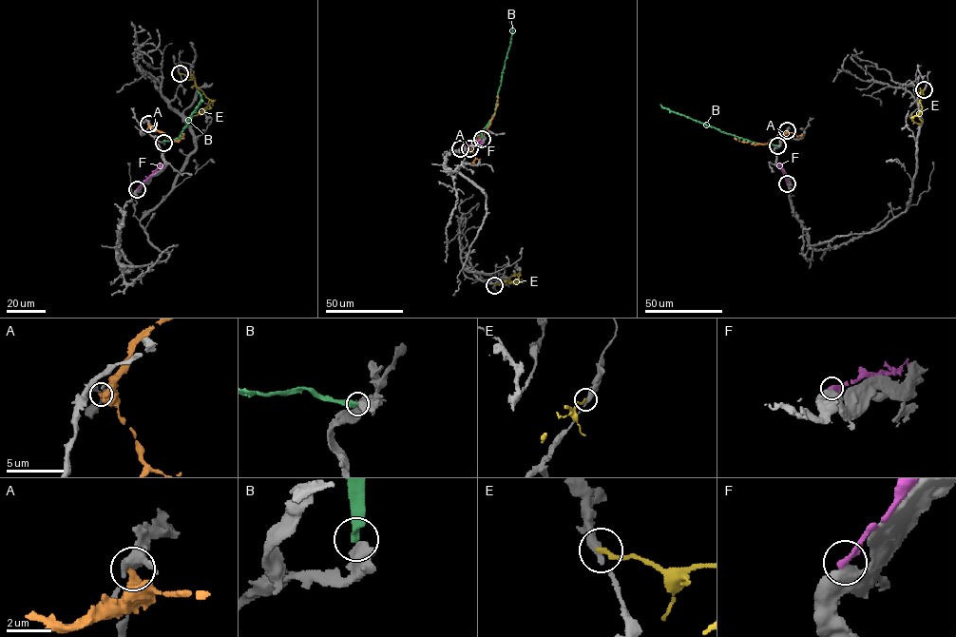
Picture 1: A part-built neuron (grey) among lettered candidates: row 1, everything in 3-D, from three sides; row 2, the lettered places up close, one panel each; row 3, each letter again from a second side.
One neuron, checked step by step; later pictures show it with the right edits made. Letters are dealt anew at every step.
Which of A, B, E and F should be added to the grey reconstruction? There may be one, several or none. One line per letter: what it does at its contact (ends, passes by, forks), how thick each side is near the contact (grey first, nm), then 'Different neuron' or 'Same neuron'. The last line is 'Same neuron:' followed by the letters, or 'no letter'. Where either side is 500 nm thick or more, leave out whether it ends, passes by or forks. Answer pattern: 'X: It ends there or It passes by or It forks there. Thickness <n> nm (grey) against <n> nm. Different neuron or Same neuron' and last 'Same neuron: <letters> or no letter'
A: It ends there. Thickness 380 nm (grey) against 440 nm. Different neuron
B: Thickness 600 nm (grey) against 420 nm. Different neuron
E: It ends there. Thickness 320 nm (grey) against 240 nm. Different neuron
F: Thickness 550 nm (grey) against 280 nm. Different neuron
Same neuron: no letter

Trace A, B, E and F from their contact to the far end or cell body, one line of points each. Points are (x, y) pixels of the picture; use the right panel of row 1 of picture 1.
A: (787, 130), (762, 144), (734, 139)
B: (777, 145), (753, 143), (720, 132), (663, 107), (660, 104)
E: (924, 89), (920, 92), (922, 109), (912, 119), (921, 124)
F: (786, 183), (780, 166), (782, 164)

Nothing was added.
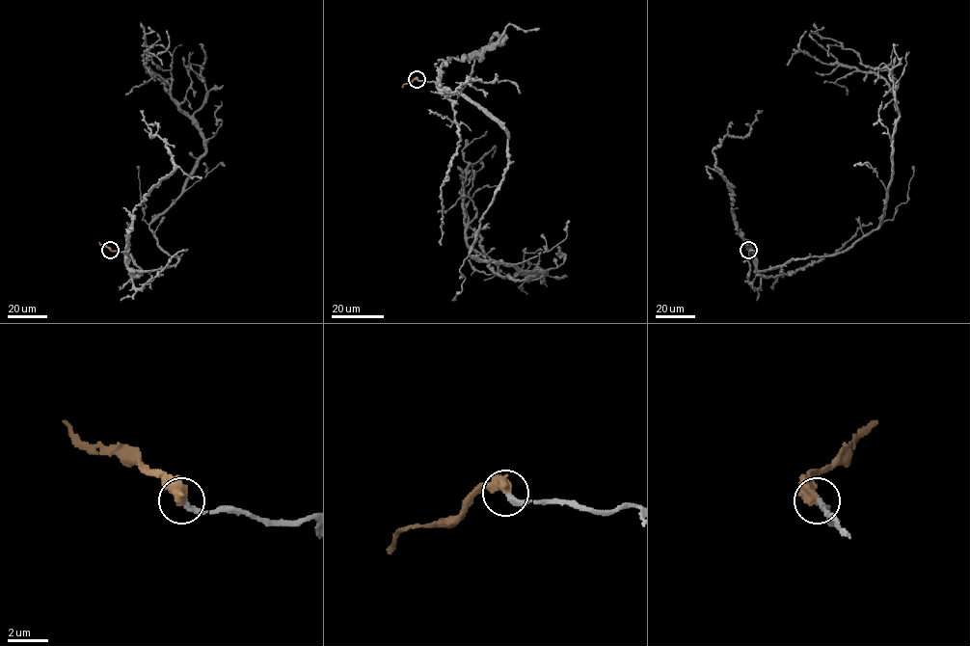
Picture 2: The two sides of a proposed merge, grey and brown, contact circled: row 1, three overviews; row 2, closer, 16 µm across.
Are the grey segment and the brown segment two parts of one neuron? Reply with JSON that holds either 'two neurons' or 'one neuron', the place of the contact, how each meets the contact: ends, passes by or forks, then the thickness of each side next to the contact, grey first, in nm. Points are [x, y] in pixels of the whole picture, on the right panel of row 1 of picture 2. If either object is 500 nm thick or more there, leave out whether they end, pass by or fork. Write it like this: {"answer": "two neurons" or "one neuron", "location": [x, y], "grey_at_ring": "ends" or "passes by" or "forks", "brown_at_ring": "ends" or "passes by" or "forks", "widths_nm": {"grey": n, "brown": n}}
{"answer": "one neuron", "location": [748, 250], "widths_nm": {"grey": 280, "brown": 550}}

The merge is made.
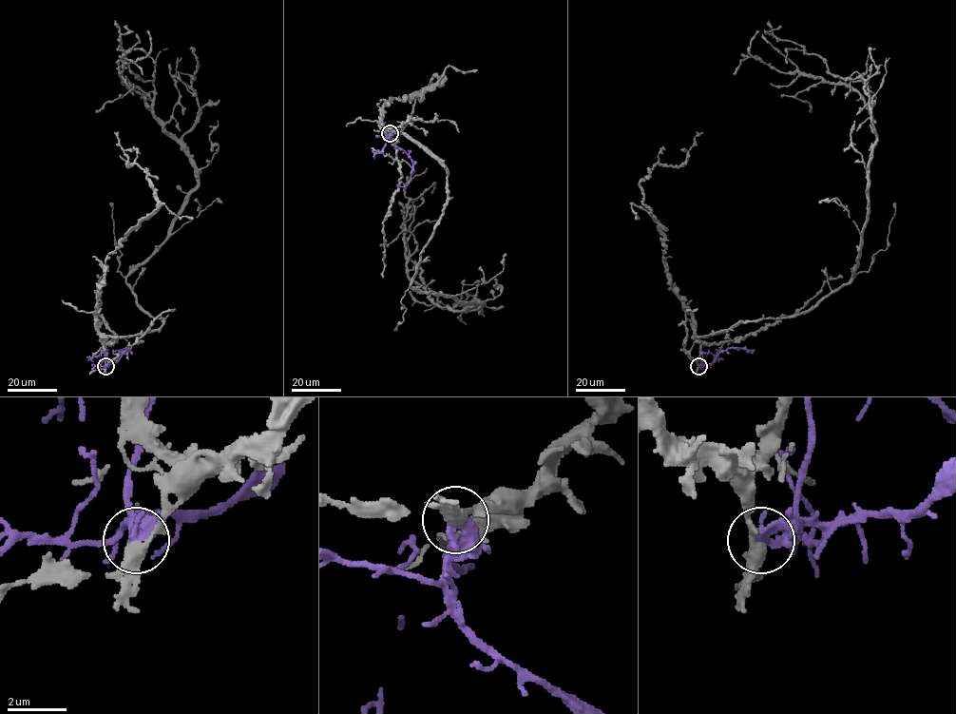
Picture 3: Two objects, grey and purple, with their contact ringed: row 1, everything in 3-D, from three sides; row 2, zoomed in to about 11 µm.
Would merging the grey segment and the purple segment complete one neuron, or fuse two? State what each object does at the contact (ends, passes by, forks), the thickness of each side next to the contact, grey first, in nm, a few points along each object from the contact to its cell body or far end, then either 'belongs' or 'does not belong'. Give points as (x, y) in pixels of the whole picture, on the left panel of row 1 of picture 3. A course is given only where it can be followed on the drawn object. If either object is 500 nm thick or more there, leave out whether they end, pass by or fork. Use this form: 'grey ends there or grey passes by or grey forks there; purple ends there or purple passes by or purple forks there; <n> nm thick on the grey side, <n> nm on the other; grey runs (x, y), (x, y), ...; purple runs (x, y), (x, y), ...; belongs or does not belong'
grey passes by; purple ends there; 380 nm thick on the grey side, 400 nm on the other; grey runs (105, 366), (101, 335), (163, 322), (126, 279), (198, 184), (191, 155), (123, 83), (147, 30); purple runs (105, 366), (115, 362), (128, 348), (112, 353); does not belong

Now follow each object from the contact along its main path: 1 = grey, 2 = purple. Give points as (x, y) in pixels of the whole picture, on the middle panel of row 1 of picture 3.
1: (390, 132), (448, 174), (411, 284), (482, 302), (461, 311), (408, 276), (407, 203), (431, 193)
2: (390, 132), (391, 142), (409, 155), (412, 163), (411, 181), (403, 186), (396, 184)

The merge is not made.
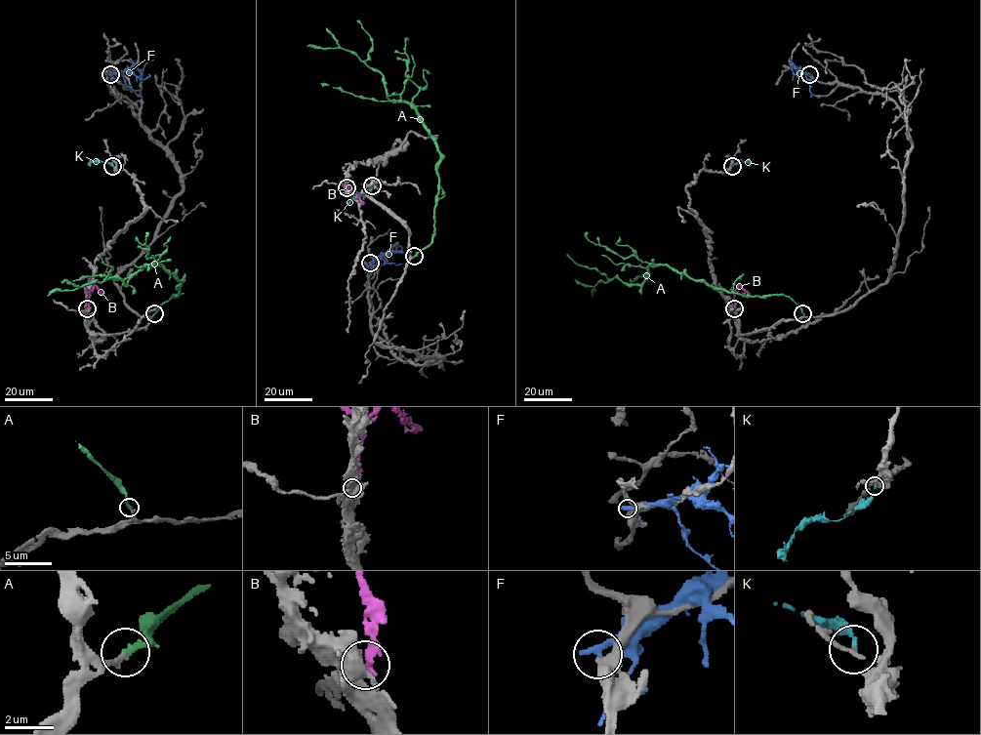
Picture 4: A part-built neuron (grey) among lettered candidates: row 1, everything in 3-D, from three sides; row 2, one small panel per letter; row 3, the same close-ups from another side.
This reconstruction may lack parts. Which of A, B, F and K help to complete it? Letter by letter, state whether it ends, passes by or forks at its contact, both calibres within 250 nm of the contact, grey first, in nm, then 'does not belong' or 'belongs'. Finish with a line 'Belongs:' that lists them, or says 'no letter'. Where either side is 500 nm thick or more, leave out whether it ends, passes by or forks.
A: it ends; calibres 240 and 240 nm; belongs
B: calibres 900 and 400 nm; does not belong
F: it ends; calibres 300 and 360 nm; does not belong
K: it ends; calibres 130 and 150 nm; belongs
Belongs: A, K

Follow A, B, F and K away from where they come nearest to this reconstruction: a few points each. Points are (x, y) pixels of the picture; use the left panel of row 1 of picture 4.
A: (154, 313), (179, 294), (181, 283), (161, 265), (146, 266), (128, 283), (109, 277), (48, 296)
B: (86, 308), (89, 291), (94, 286), (103, 295)
F: (110, 74), (129, 71), (142, 79), (146, 79), (149, 74)
K: (112, 166), (105, 161), (88, 165)

